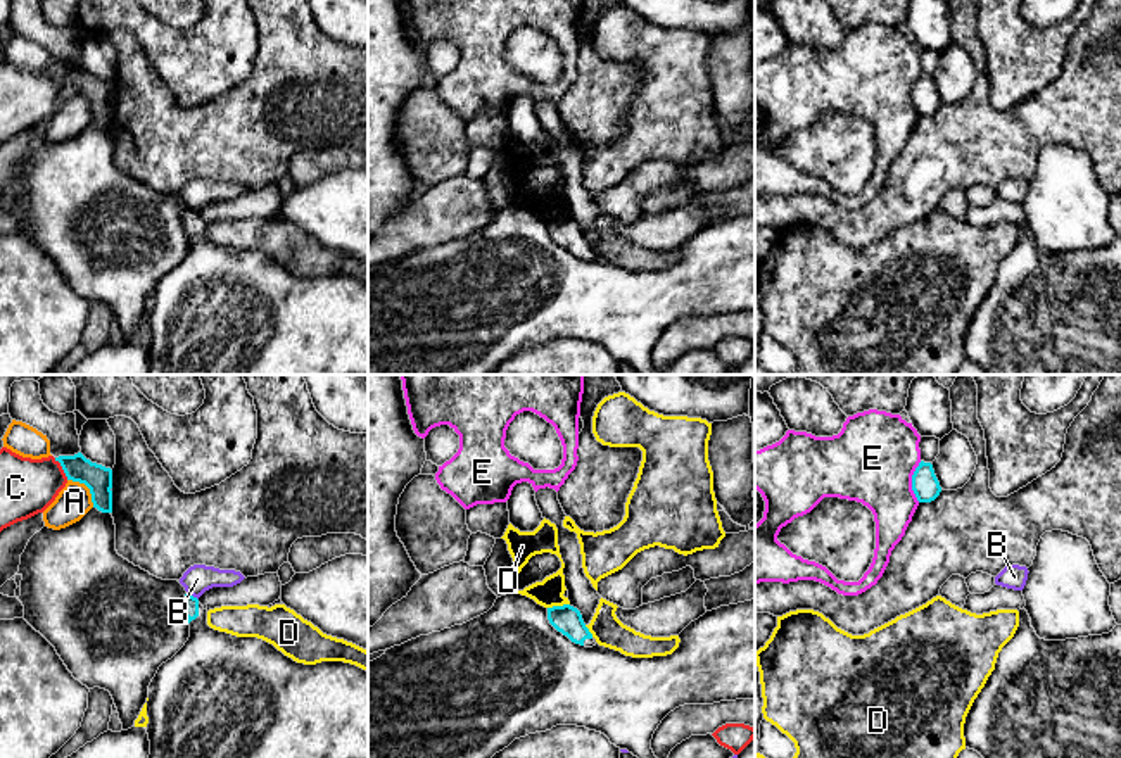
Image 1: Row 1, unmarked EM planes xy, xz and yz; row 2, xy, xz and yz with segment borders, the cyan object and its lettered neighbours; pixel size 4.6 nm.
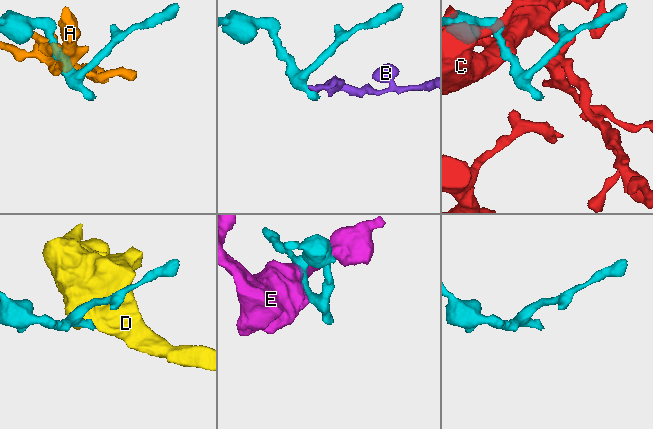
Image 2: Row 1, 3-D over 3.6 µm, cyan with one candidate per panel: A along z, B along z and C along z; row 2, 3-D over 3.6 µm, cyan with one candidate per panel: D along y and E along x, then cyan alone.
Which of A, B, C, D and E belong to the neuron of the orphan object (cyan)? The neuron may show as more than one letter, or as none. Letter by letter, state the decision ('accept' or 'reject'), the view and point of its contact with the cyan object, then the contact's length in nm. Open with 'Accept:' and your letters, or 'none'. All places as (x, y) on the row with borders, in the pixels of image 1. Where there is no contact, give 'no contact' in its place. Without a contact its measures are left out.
Accept: none
A: reject; contact xy (87, 486); length 180 nm
B: reject; contact xy (192, 596); length 60 nm
C: reject; contact xy (63, 468); length 120 nm
D: reject; contact xz (558, 606); length 110 nm
E: reject; contact yz (912, 482); length 190 nm

